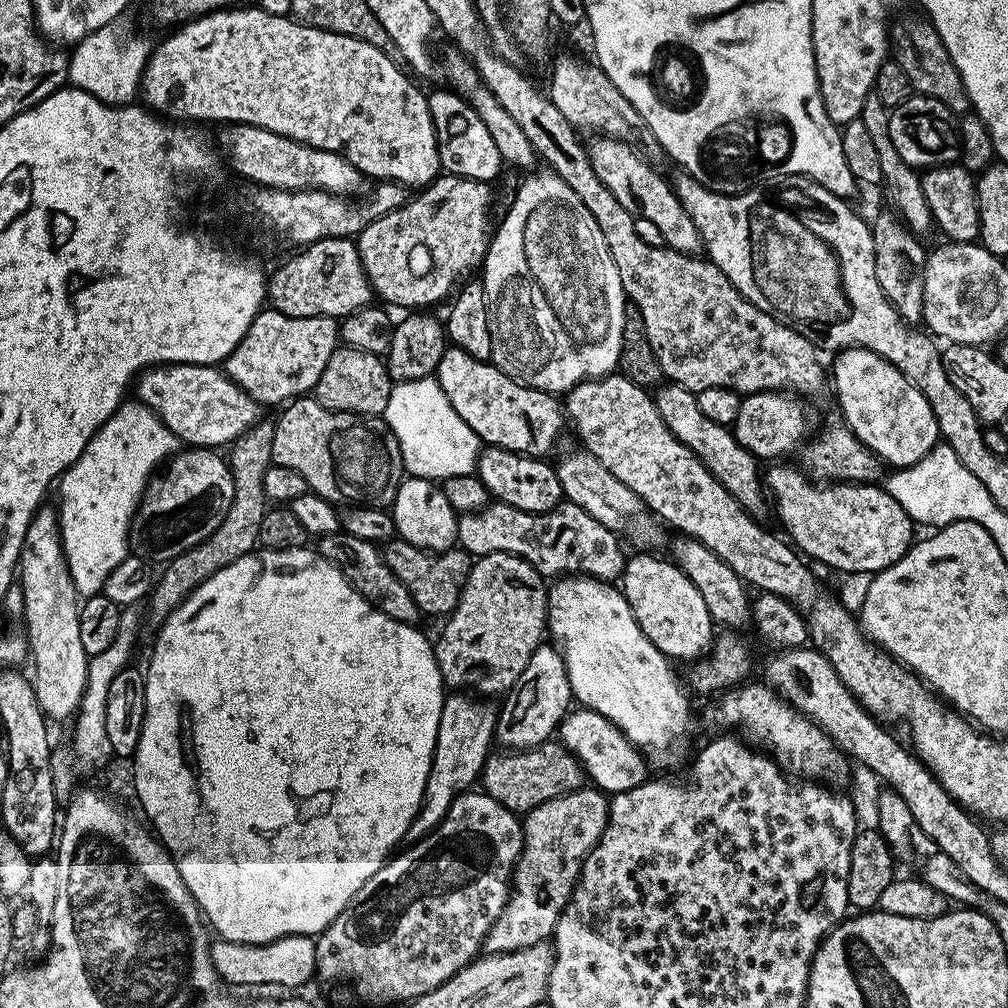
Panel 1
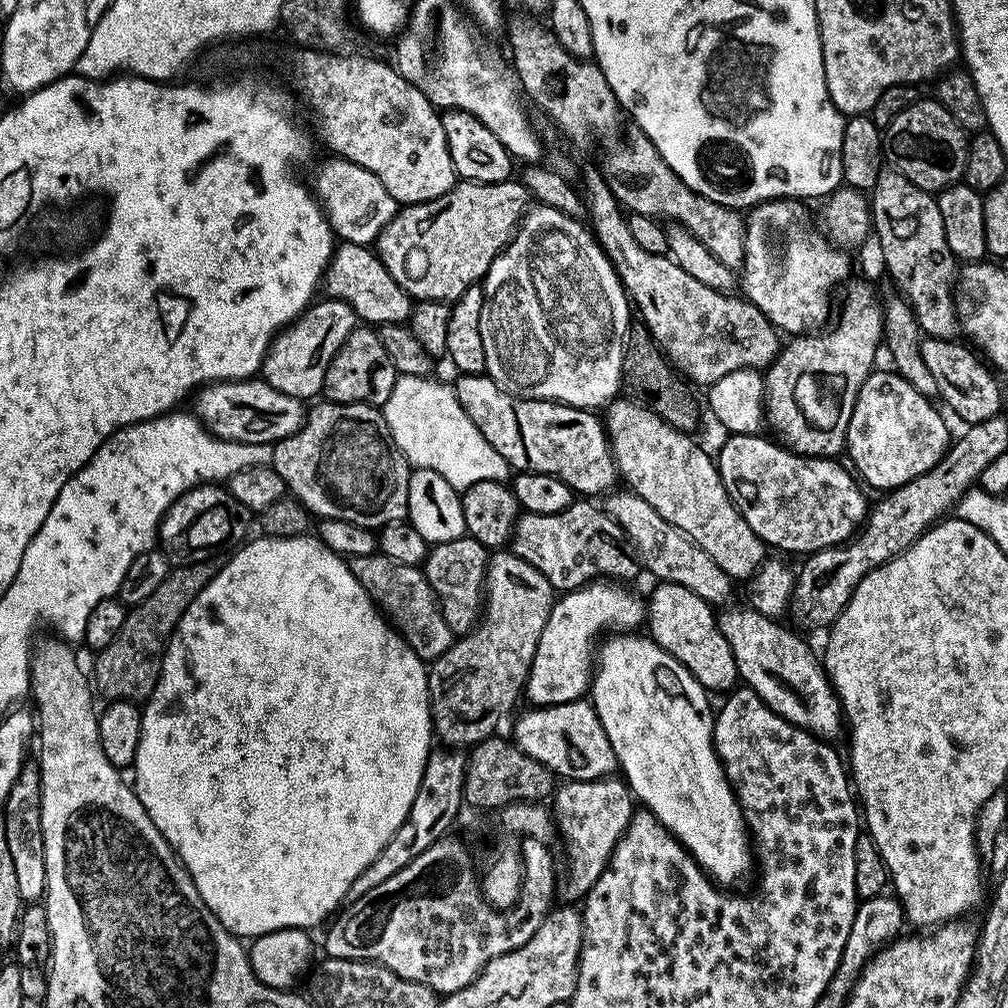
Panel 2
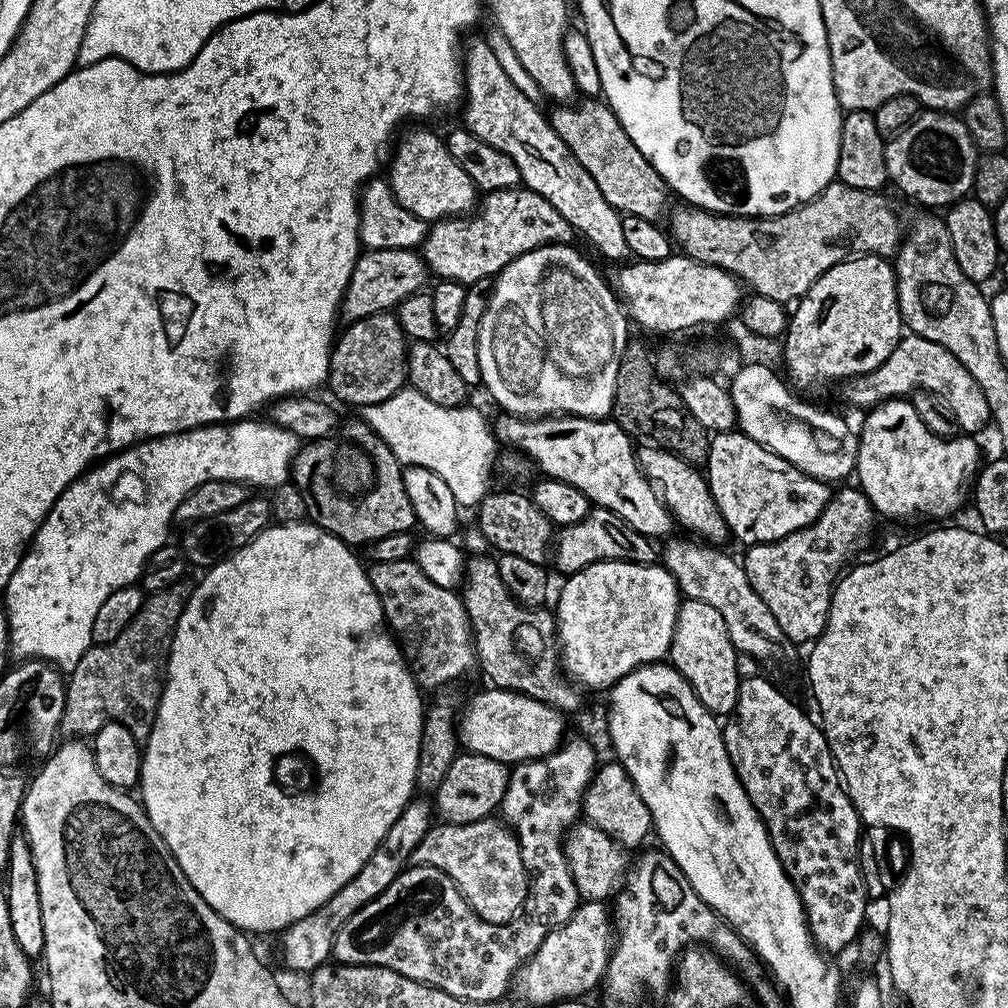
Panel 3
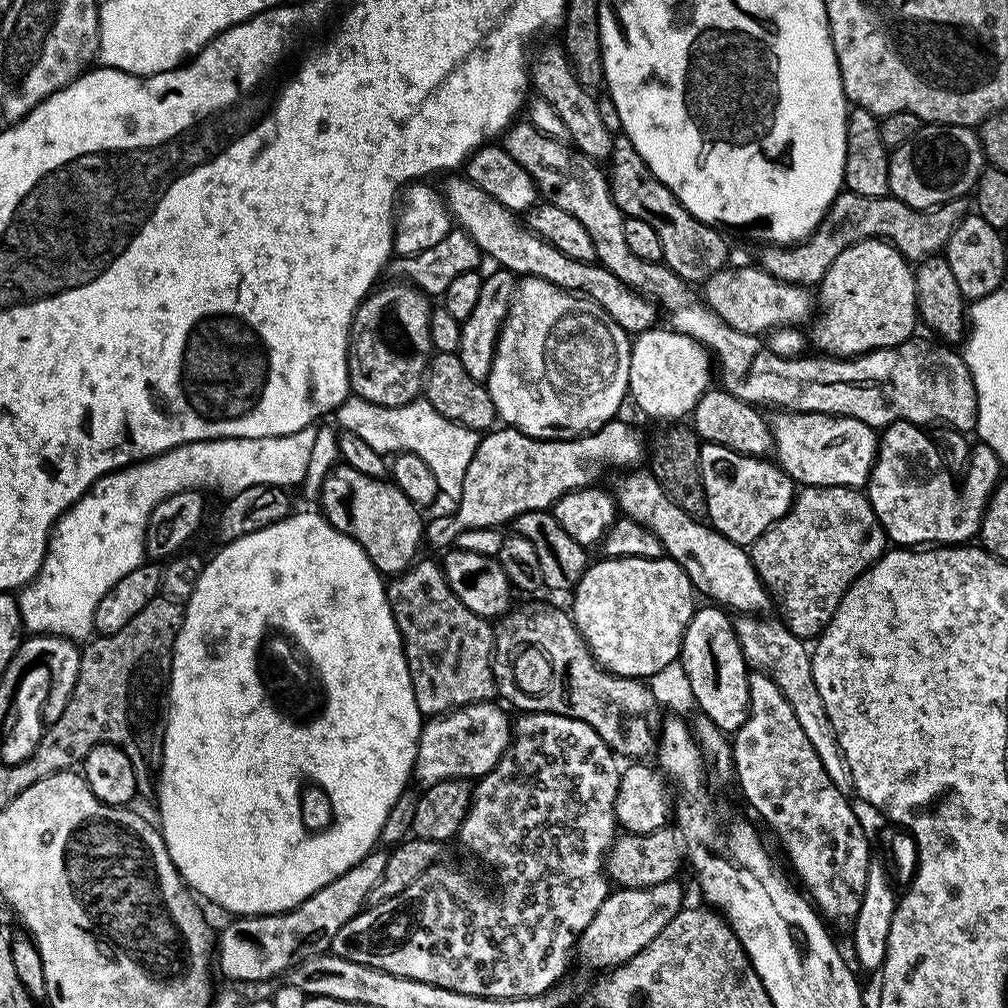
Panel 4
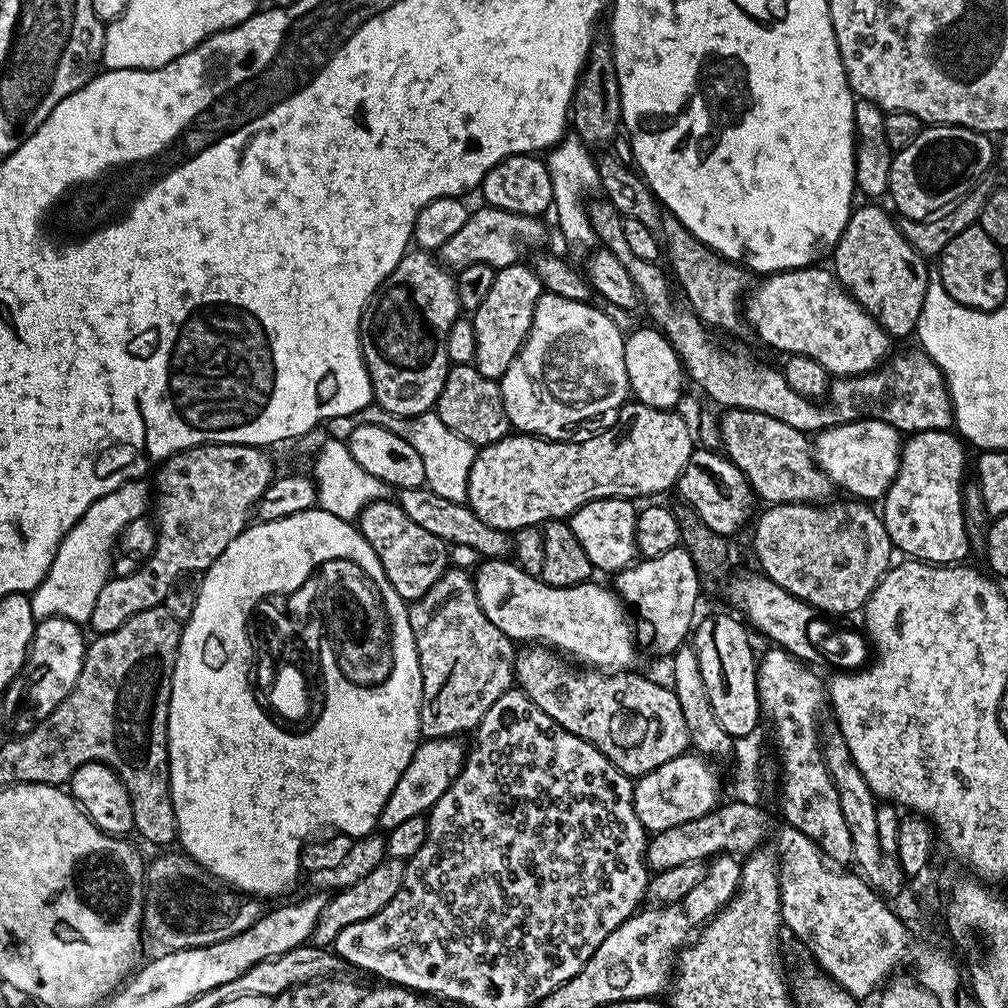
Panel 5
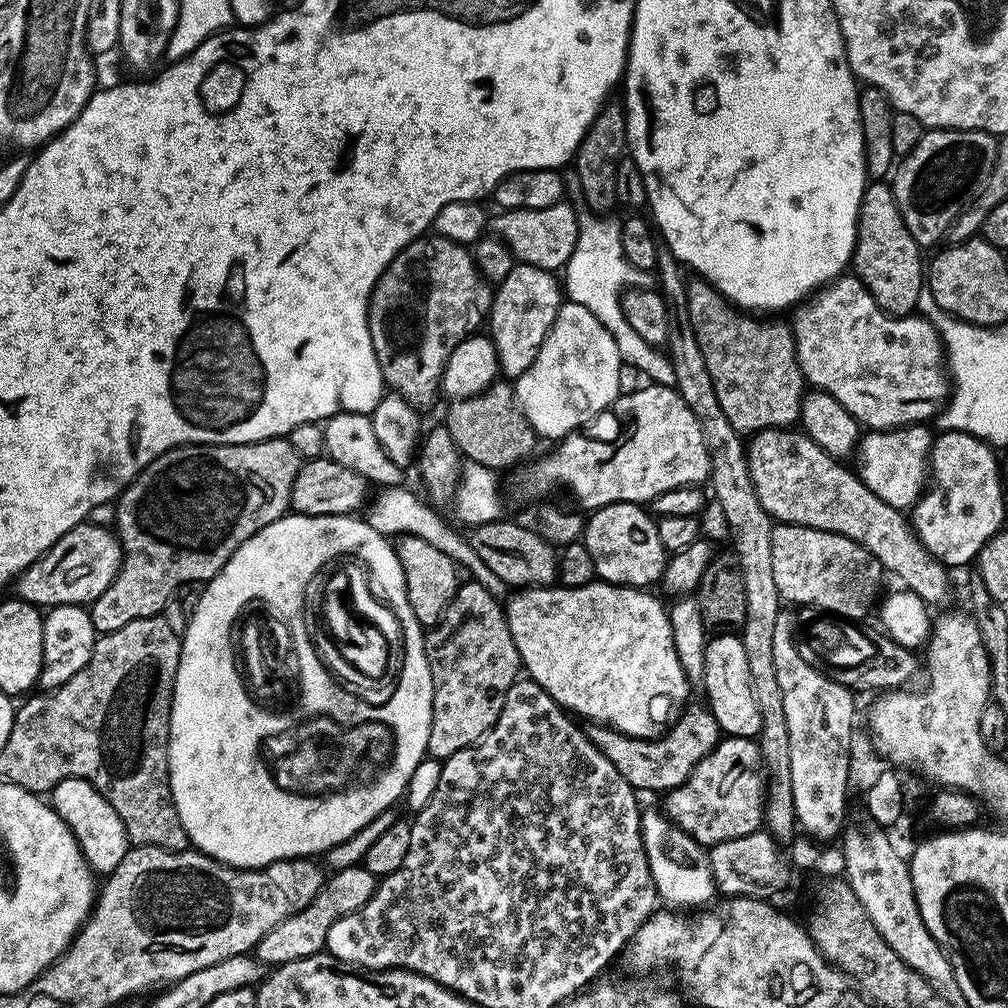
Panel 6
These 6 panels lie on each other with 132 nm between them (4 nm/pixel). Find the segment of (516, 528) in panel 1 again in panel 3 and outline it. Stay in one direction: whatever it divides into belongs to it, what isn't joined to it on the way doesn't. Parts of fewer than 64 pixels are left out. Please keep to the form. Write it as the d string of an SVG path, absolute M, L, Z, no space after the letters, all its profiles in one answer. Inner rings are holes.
M593 507L586 518L582 518L582 522L565 524L555 533L554 564L556 560L556 568L563 574L577 572L603 560L655 564L658 560L658 548L652 544L655 543L649 537L634 530L634 526L618 518L618 514L614 514L609 508Z

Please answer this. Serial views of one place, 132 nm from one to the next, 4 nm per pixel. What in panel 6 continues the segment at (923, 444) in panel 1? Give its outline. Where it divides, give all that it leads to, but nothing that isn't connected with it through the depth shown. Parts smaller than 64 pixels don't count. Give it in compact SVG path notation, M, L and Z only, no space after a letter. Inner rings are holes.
M944 430L933 439L928 458L930 479L927 481L926 491L911 509L910 523L922 546L926 546L926 550L930 550L930 554L949 569L955 570L963 564L971 565L984 543L1005 527L1004 488L1000 485L1000 464L992 452L995 452L993 445L985 444L969 432Z

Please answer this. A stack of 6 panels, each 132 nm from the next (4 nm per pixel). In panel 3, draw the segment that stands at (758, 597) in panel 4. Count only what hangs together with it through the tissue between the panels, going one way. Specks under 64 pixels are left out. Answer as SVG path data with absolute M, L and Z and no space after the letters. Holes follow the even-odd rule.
M500 414L496 424L494 420L494 435L501 445L509 444L512 447L509 449L523 454L531 463L533 460L544 471L541 473L545 477L582 490L595 507L609 508L644 536L668 538L673 535L672 513L645 478L637 449L632 449L633 437L624 432L615 420L563 414L539 418Z

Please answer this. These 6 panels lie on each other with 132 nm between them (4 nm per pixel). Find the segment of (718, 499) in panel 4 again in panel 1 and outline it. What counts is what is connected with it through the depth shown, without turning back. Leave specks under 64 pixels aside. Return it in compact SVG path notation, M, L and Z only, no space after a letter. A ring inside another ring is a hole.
M780 462L775 466L769 467L766 472L766 492L770 497L771 503L774 505L774 516L780 519L780 524L785 528L787 539L805 557L813 556L820 564L825 564L828 568L837 568L840 572L868 572L867 574L875 574L886 570L890 566L894 566L894 562L898 562L907 554L909 548L914 543L914 535L912 536L912 528L914 529L914 521L906 514L906 510L902 510L902 506L895 498L887 492L879 483L876 482L817 482L809 478L799 467L787 468L787 463Z

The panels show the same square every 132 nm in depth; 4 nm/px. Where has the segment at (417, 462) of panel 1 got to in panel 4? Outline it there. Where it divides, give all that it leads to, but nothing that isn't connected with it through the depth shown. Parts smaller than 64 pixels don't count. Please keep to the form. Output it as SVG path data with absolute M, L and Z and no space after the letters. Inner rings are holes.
M349 395L347 400L343 400L334 413L334 424L340 432L358 434L358 438L363 438L373 450L385 454L399 454L409 452L418 454L426 466L430 466L431 472L438 478L438 486L445 497L449 496L452 502L459 501L462 494L462 482L466 478L466 466L470 466L470 458L474 458L474 450L480 444L481 433L470 430L458 422L450 422L450 418L442 418L434 406L423 398L411 400L402 406L378 406L362 399L361 396Z

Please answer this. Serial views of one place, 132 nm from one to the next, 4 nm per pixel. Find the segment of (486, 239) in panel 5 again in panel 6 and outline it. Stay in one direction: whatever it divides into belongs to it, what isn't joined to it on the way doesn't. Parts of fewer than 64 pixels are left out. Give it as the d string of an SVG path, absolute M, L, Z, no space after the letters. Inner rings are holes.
M568 202L546 206L542 210L510 208L497 213L497 216L491 217L491 231L504 240L506 246L510 246L519 263L538 266L542 270L555 273L563 269L568 263L570 254L574 254L574 246L578 242L580 216L568 205Z

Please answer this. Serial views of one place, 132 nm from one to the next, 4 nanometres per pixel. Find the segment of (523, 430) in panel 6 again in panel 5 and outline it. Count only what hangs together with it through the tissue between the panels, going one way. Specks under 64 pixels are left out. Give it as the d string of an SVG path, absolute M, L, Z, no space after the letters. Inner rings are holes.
M475 363L452 364L449 367L434 411L438 418L442 418L442 422L446 422L446 426L450 426L450 430L454 430L456 436L466 438L477 446L498 442L510 432L499 383L490 378L482 378Z

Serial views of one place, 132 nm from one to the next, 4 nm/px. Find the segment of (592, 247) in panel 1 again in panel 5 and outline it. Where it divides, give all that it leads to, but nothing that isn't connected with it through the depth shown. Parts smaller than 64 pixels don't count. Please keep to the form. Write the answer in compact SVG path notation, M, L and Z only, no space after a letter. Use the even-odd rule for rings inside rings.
M545 291L538 298L538 306L534 306L534 322L528 331L528 340L518 350L518 354L514 358L514 362L510 362L510 370L506 370L506 374L499 380L499 386L502 390L502 402L506 406L506 414L508 415L509 425L517 433L527 434L529 436L539 436L546 440L563 441L567 432L572 432L576 428L576 424L580 424L583 420L592 420L595 416L604 416L607 412L615 413L629 399L630 389L626 374L625 359L623 358L625 333L613 322L611 315L603 307L595 308L592 302L582 300L571 300L570 298L562 298L558 294Z

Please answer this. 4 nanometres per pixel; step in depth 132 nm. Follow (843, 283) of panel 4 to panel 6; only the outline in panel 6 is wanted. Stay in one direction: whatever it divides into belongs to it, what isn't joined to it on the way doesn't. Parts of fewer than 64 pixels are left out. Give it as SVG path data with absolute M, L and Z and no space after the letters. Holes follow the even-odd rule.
M869 183L862 194L860 213L856 223L856 249L852 251L850 264L854 269L854 275L864 283L866 290L870 290L874 302L878 302L881 310L887 312L889 316L911 316L917 311L920 293L926 284L926 268L923 263L920 265L920 255L922 255L922 249L914 242L898 210L891 183Z

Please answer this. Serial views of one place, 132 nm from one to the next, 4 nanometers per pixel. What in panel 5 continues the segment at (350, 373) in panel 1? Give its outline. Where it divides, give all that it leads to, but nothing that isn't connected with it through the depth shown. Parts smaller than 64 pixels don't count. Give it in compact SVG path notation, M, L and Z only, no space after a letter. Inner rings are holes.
M409 250L378 286L360 319L360 349L372 383L373 401L392 416L411 418L435 409L450 367L446 342L450 326L461 319L456 277L428 250Z

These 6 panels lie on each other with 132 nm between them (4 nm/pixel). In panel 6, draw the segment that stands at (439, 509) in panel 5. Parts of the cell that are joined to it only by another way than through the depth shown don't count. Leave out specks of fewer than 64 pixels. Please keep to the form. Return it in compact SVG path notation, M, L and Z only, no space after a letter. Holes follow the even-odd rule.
M501 518L473 527L466 537L479 558L513 589L546 588L557 583L560 570L557 549L547 544L535 527L523 528L508 518Z

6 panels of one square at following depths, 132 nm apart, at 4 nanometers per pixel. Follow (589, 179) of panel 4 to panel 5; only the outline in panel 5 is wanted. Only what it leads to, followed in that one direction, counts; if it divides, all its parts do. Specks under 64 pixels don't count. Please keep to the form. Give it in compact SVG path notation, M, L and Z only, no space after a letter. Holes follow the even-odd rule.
M603 198L597 200L597 204L588 204L588 220L599 243L609 248L614 258L626 266L630 278L634 278L634 286L638 286L643 307L648 307L652 315L651 323L672 344L687 379L692 379L714 403L721 404L721 409L745 408L758 414L770 414L770 418L778 418L778 422L786 422L786 426L794 426L794 430L805 434L819 434L835 424L851 424L854 420L865 418L885 420L901 434L926 430L943 432L953 427L952 395L948 393L944 372L938 370L936 363L922 350L904 352L901 356L893 355L875 372L833 379L828 385L826 402L817 402L798 394L798 390L790 390L779 367L759 364L744 348L723 348L716 344L712 337L715 335L705 328L691 308L683 303L676 304L672 297L673 285L666 272L664 277L663 270L659 268L661 265L655 260L637 258L630 250L626 238L622 238L624 217L620 211Z

